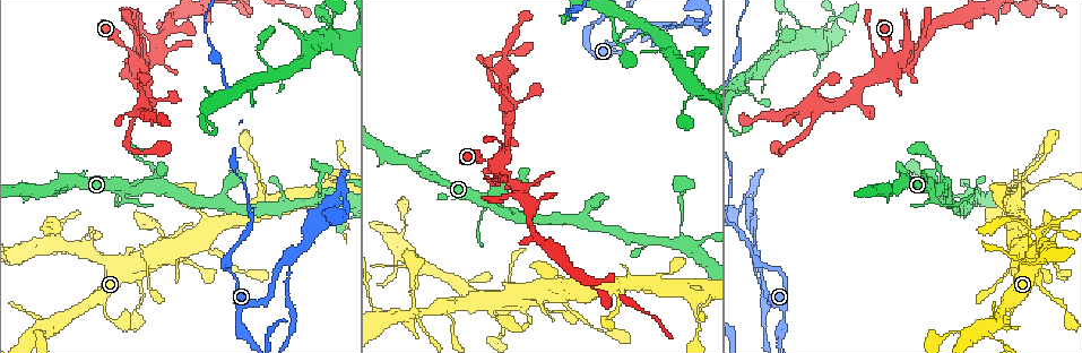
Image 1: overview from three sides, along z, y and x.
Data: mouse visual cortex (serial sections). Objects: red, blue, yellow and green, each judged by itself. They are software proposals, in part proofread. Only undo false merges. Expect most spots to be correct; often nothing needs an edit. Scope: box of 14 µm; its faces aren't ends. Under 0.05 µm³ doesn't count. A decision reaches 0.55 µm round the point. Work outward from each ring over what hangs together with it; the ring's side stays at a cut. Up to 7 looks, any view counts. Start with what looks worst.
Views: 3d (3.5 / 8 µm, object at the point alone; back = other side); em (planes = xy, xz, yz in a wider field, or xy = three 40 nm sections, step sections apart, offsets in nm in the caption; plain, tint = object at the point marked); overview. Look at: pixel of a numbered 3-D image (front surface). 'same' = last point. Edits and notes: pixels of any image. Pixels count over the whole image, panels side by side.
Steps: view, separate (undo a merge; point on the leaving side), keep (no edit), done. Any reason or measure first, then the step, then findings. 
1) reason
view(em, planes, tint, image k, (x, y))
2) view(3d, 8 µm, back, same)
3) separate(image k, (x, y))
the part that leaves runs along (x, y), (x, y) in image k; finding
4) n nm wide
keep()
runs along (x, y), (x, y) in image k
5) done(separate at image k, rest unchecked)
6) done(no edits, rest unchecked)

abrupt turn
view(3d, 3.5 µm, image 1, (285, 260))

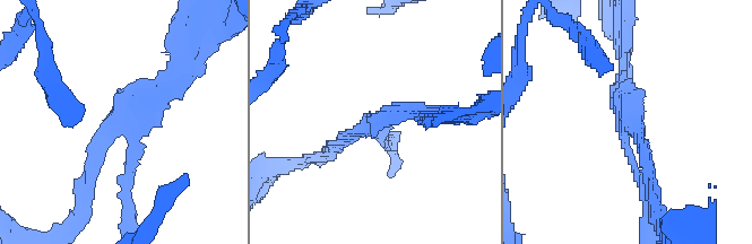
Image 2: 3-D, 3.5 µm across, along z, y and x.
need the tissue
view(em, planes, tint, image 2, (630, 119))

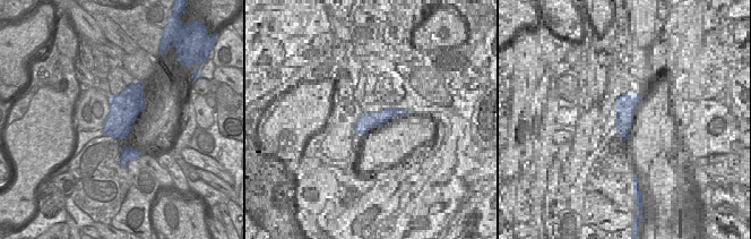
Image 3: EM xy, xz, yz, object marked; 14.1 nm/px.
keep()
runs along (85, 182), (102, 133), (179, 81) in image 2; all the same cell

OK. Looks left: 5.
a narrow waist
view(3d, 3.5 µm, image 1, (752, 197))

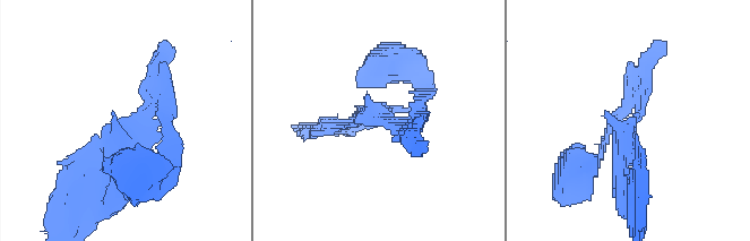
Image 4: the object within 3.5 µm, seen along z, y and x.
shape alone is not enough
view(em, xy, step 3, tint, image 4, (136, 119))

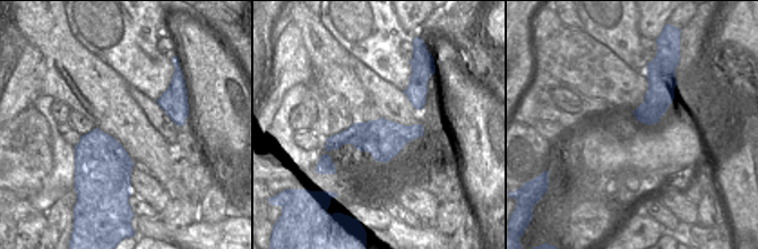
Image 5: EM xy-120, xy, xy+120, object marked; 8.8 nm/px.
keep()
runs along (117, 183), (169, 128) in image 4; all the same cell

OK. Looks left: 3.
view(3d, 8 µm, image 1, (321, 197))

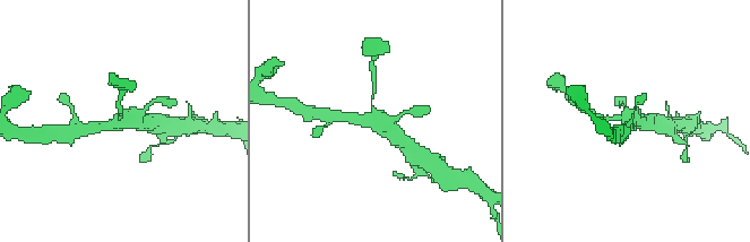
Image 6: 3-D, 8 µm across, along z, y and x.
view(em, xy, step 3, tint, image 6, (121, 123))

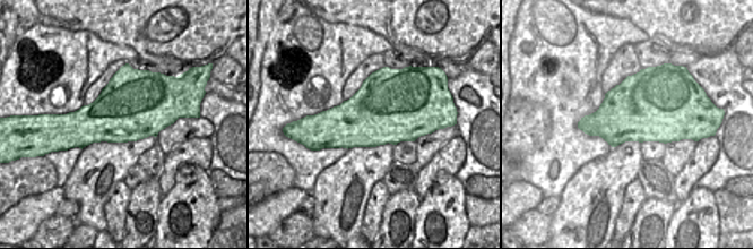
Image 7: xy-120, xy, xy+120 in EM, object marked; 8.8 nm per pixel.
4 arms; arms of 100, 200, 350, 500 nm
keep()
runs along (344, 115), (385, 126), (402, 140) in image 6; all the same cell

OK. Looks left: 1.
done(no edits, rest unchecked)

